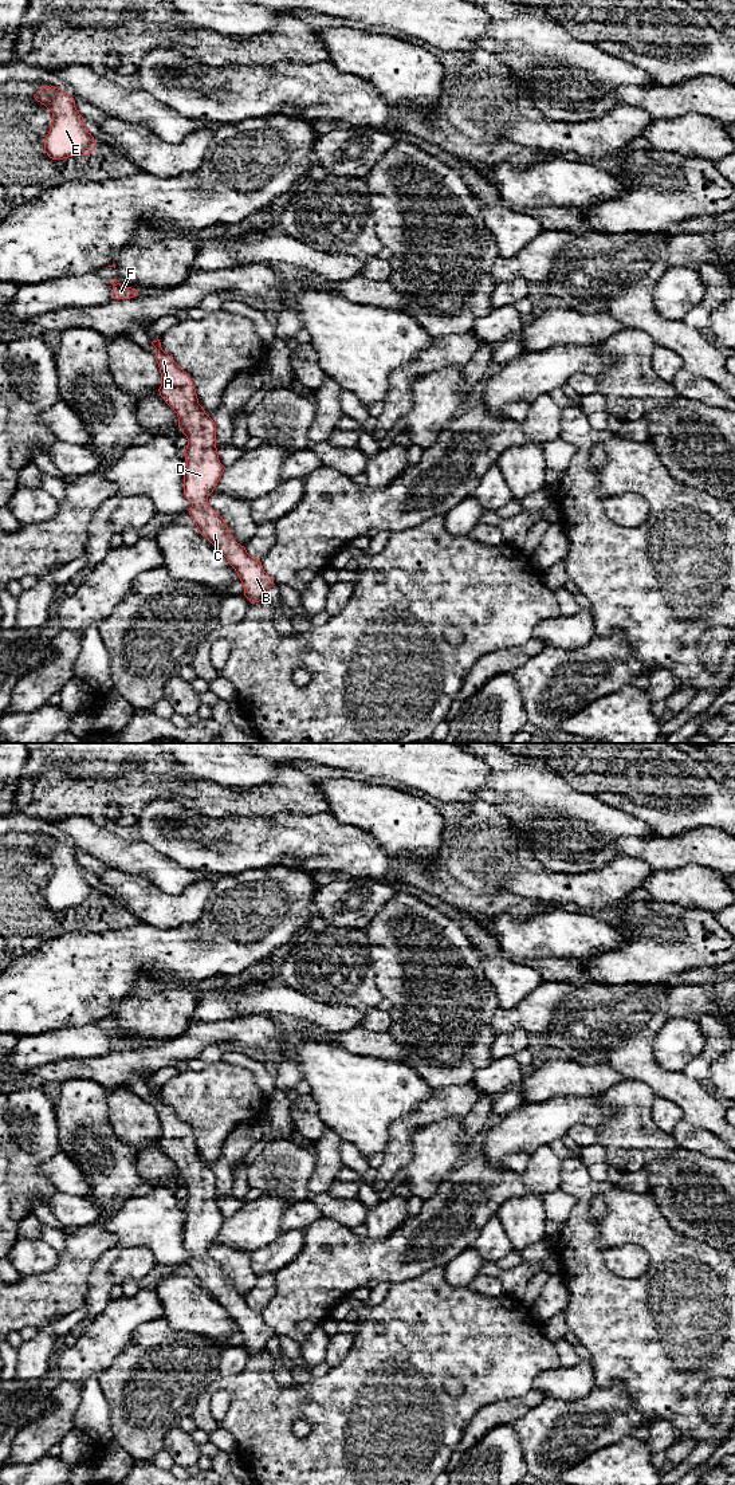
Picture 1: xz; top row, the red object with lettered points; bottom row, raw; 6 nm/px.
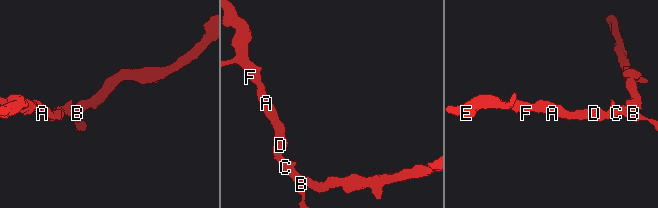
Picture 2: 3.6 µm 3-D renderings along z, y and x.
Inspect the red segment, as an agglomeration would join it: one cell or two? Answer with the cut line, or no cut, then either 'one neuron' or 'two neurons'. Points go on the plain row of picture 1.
no cut | one neuron

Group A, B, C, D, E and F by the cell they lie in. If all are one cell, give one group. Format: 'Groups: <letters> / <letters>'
Groups: A B C D E F

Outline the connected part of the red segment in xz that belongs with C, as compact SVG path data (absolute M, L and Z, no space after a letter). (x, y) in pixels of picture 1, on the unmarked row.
M153 1092L156 1112L161 1124L160 1147L177 1164L178 1179L188 1190L184 1203L184 1246L192 1254L189 1266L197 1282L205 1288L237 1324L244 1347L251 1355L266 1350L274 1331L264 1323L262 1313L252 1309L237 1295L224 1270L208 1256L208 1248L216 1240L225 1218L219 1211L216 1176L199 1155L192 1130Z

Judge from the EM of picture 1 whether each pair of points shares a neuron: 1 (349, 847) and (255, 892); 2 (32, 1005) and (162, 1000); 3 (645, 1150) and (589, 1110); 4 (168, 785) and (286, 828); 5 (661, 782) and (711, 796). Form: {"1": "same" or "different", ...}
{"1": "different", "2": "different", "3": "different", "4": "different", "5": "same"}

